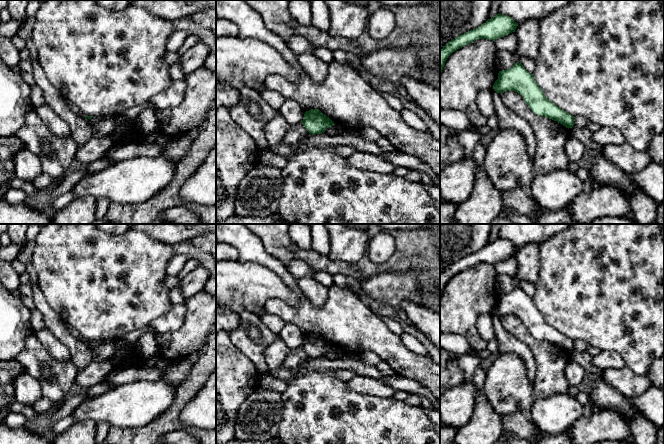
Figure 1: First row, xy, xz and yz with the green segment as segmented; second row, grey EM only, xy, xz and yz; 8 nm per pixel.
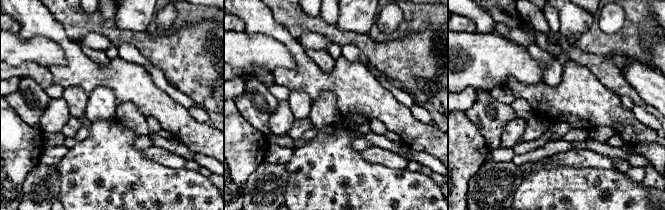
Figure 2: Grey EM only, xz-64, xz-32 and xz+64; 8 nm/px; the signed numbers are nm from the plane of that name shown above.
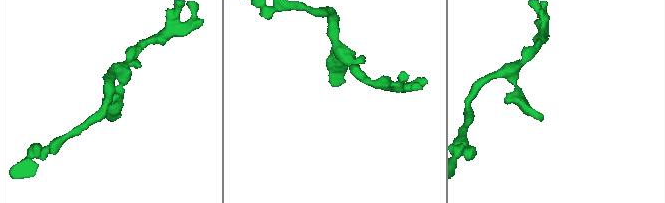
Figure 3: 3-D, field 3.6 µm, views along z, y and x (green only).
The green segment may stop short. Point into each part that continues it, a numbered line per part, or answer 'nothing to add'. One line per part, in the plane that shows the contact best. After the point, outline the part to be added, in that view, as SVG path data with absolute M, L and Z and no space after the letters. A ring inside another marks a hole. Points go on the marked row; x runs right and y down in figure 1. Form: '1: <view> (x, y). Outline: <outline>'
nothing to add

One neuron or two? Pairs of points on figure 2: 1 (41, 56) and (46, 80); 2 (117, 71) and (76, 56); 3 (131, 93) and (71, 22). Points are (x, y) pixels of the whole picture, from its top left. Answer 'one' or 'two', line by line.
1: two
2: one
3: two

